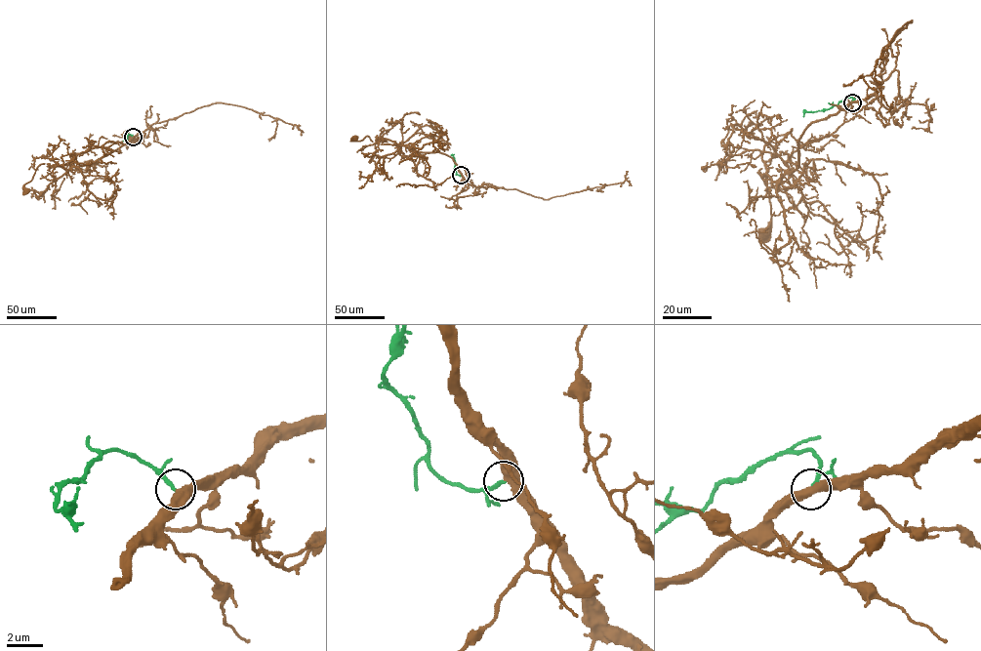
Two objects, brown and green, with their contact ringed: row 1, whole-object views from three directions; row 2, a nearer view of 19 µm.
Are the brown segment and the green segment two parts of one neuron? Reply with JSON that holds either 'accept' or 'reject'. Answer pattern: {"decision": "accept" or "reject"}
{"decision": "accept"}

